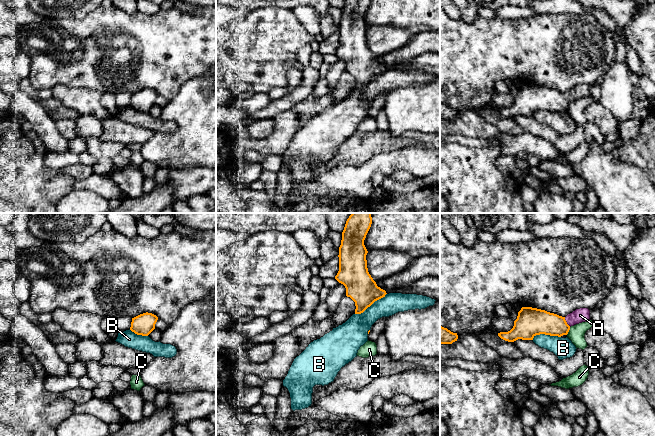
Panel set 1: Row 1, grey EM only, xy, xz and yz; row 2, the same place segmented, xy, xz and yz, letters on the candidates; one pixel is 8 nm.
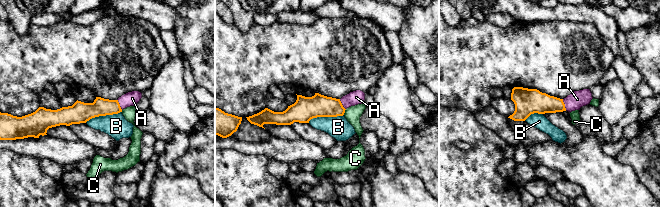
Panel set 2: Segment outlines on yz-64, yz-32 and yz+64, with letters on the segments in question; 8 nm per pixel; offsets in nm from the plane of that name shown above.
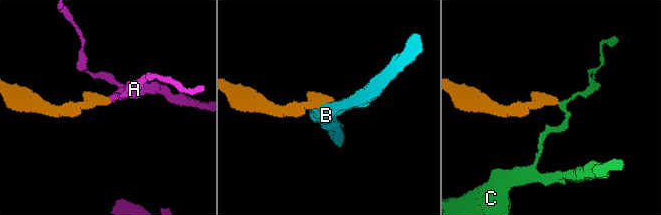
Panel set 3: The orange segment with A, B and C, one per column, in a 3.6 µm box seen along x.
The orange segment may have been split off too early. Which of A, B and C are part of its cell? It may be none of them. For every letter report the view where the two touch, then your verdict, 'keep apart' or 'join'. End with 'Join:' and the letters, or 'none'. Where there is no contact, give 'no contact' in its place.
A: meets orange in yz; join
B: meets orange in xz; keep apart
C: meets orange in yz; keep apart
Join: A

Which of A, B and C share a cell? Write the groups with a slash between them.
A / B / C

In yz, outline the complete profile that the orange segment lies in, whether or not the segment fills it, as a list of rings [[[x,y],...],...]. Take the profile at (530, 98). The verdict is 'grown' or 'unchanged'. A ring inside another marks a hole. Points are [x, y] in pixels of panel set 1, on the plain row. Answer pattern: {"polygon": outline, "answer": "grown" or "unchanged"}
{"polygon": [[[522,83],[508,108],[500,108],[498,112],[508,118],[518,115],[533,116],[536,111],[545,110],[561,113],[567,111],[570,103],[590,96],[588,84],[576,85],[566,93],[545,86]]], "answer": "grown"}

